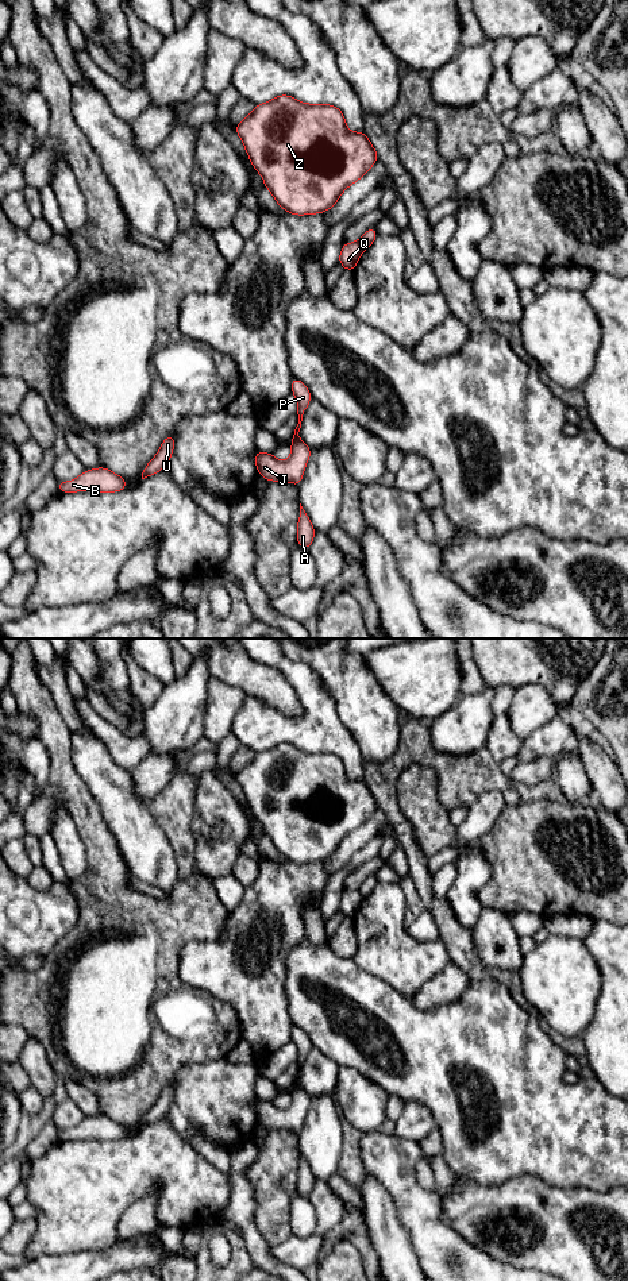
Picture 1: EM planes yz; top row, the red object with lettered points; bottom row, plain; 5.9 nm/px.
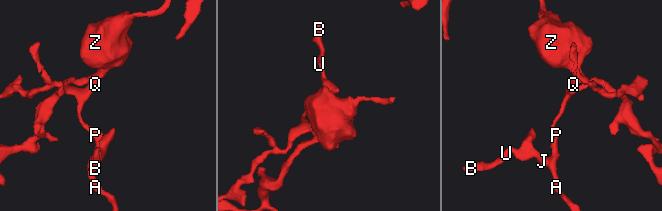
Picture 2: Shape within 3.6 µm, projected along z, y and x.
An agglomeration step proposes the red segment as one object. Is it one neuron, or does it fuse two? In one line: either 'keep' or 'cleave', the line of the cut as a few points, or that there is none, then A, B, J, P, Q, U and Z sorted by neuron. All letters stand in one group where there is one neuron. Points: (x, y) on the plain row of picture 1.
cleave; cut in yz along (358, 888), (363, 896); A B J P Q U / Z

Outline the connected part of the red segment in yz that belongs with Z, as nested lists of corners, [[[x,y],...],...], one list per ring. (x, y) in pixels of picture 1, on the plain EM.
[[[289,742],[255,752],[253,760],[234,776],[266,837],[290,863],[327,860],[380,807],[366,780],[351,780],[338,755],[305,752]]]

